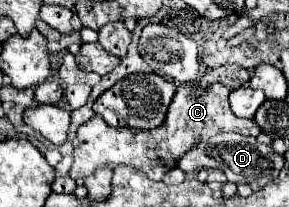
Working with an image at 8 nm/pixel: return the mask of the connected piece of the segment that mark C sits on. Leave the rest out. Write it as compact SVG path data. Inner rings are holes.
M182 84L170 104L170 110L166 114L166 122L158 130L140 132L140 130L114 130L112 126L106 126L102 118L92 116L86 124L78 128L78 138L74 144L74 164L70 168L70 178L88 178L98 168L110 166L112 170L116 166L132 166L146 174L150 180L162 180L168 170L172 170L178 160L190 150L190 146L202 138L210 138L220 132L236 132L242 136L258 136L260 130L254 126L254 120L242 120L232 114L228 104L230 90L222 84L212 84L206 92L198 90L198 84L186 86Z

